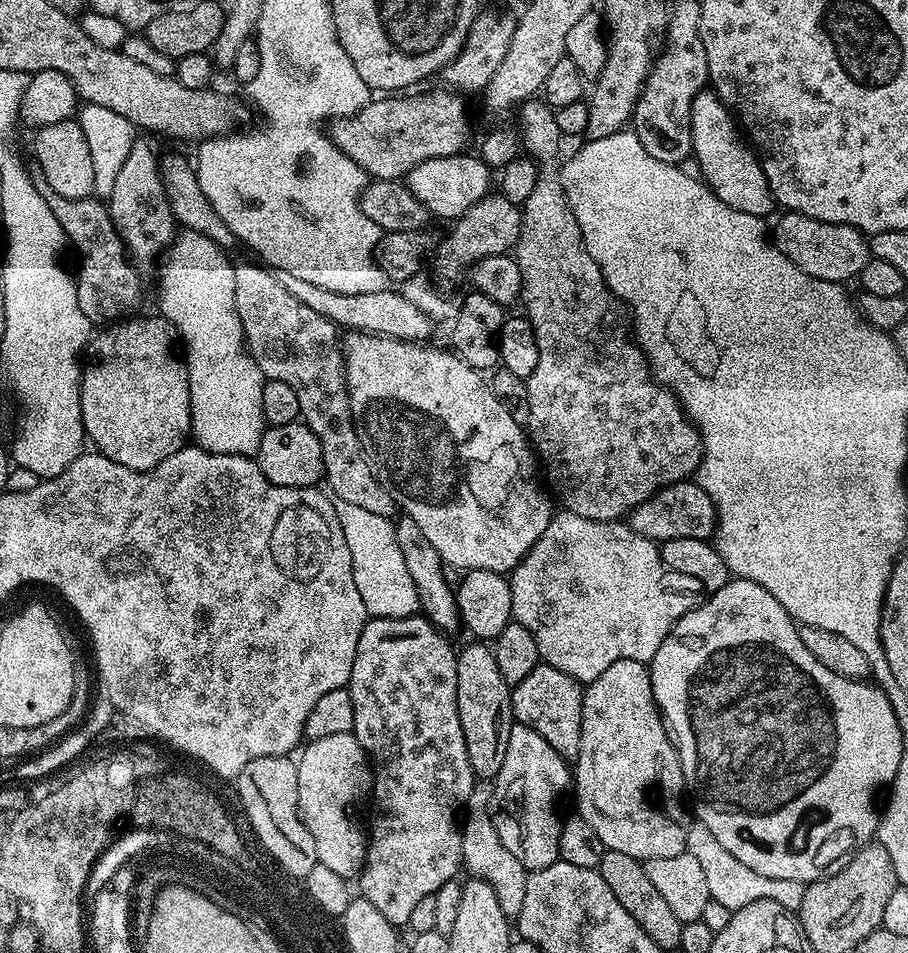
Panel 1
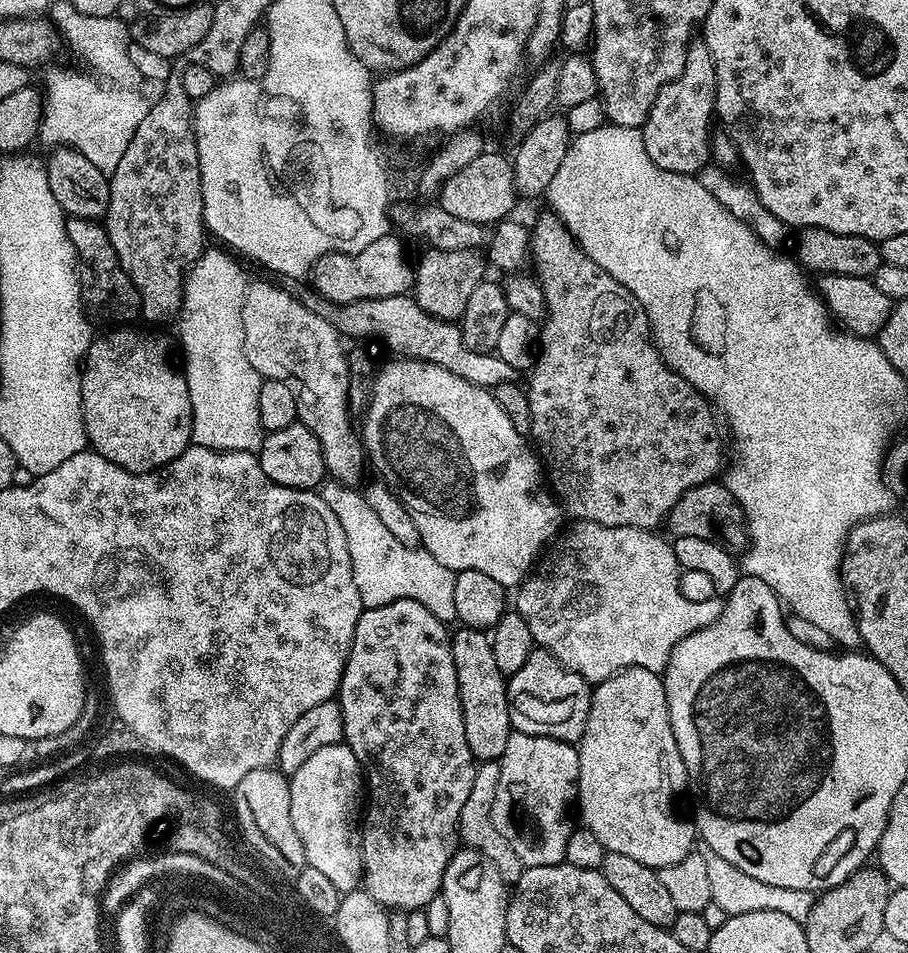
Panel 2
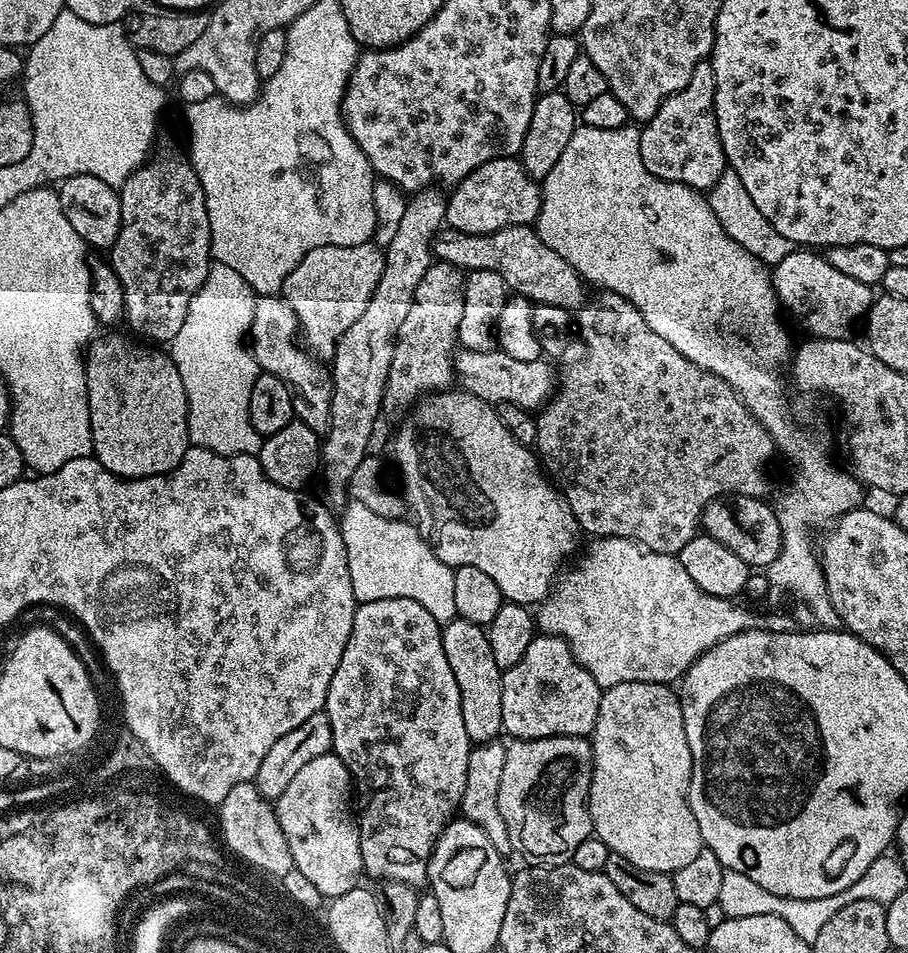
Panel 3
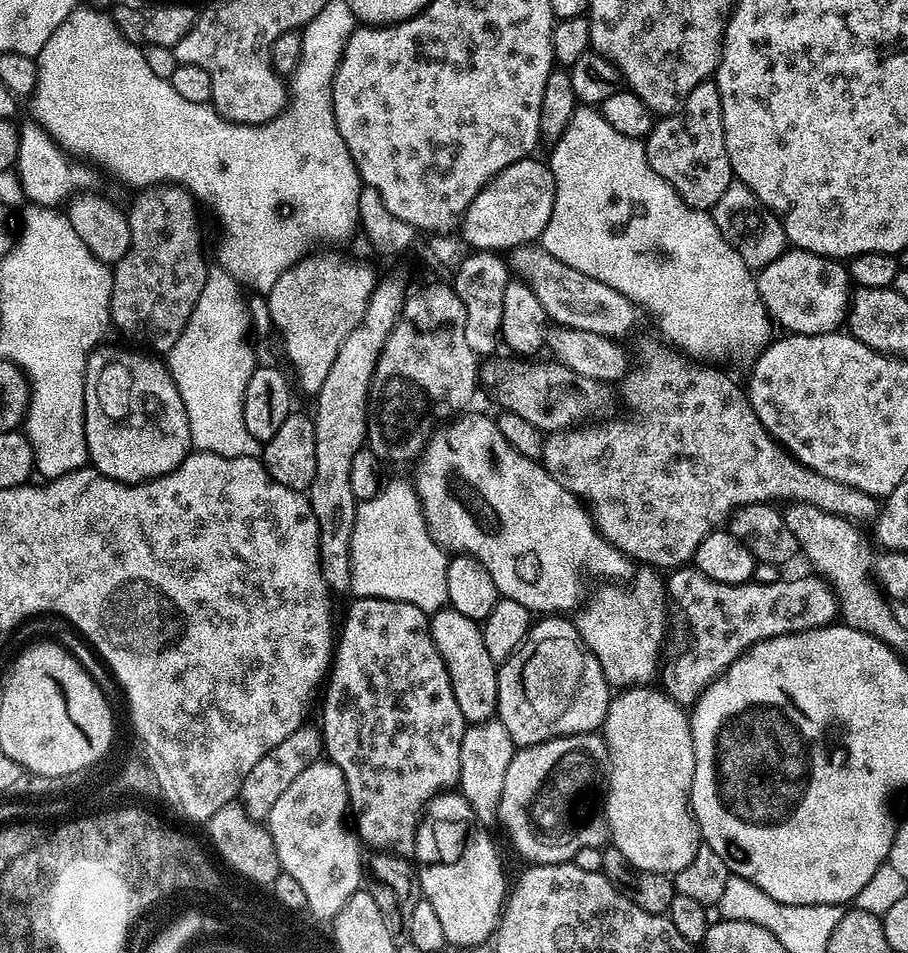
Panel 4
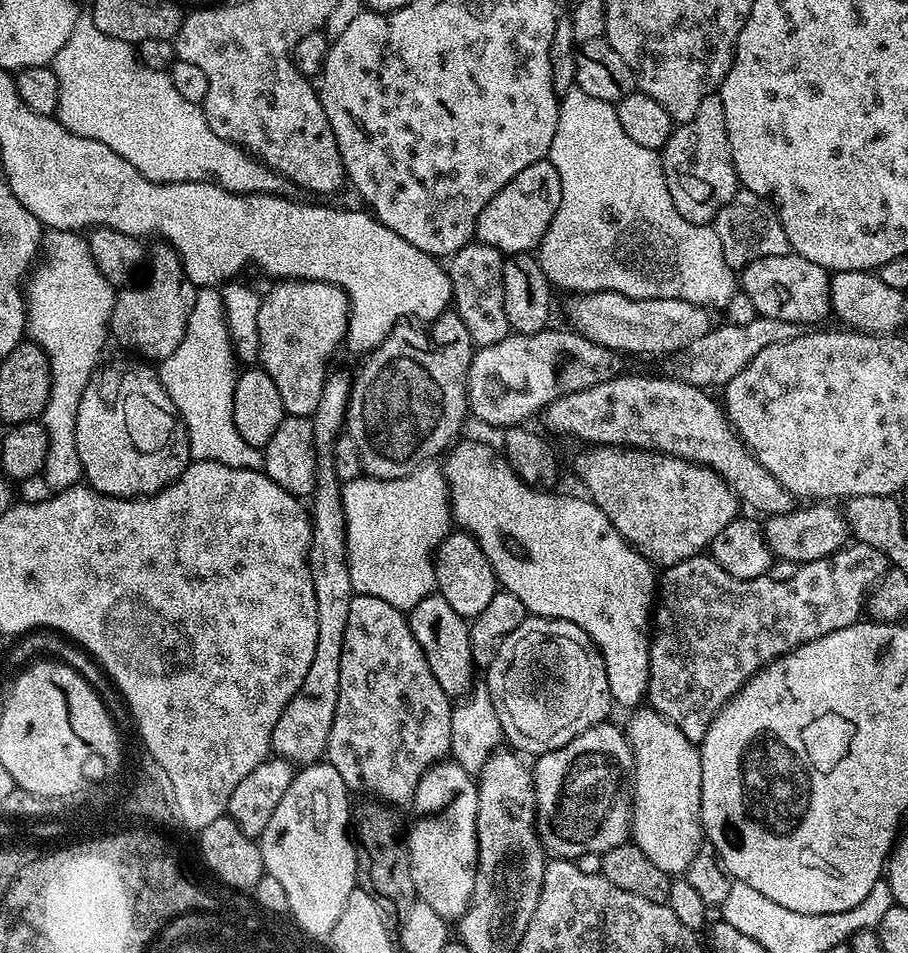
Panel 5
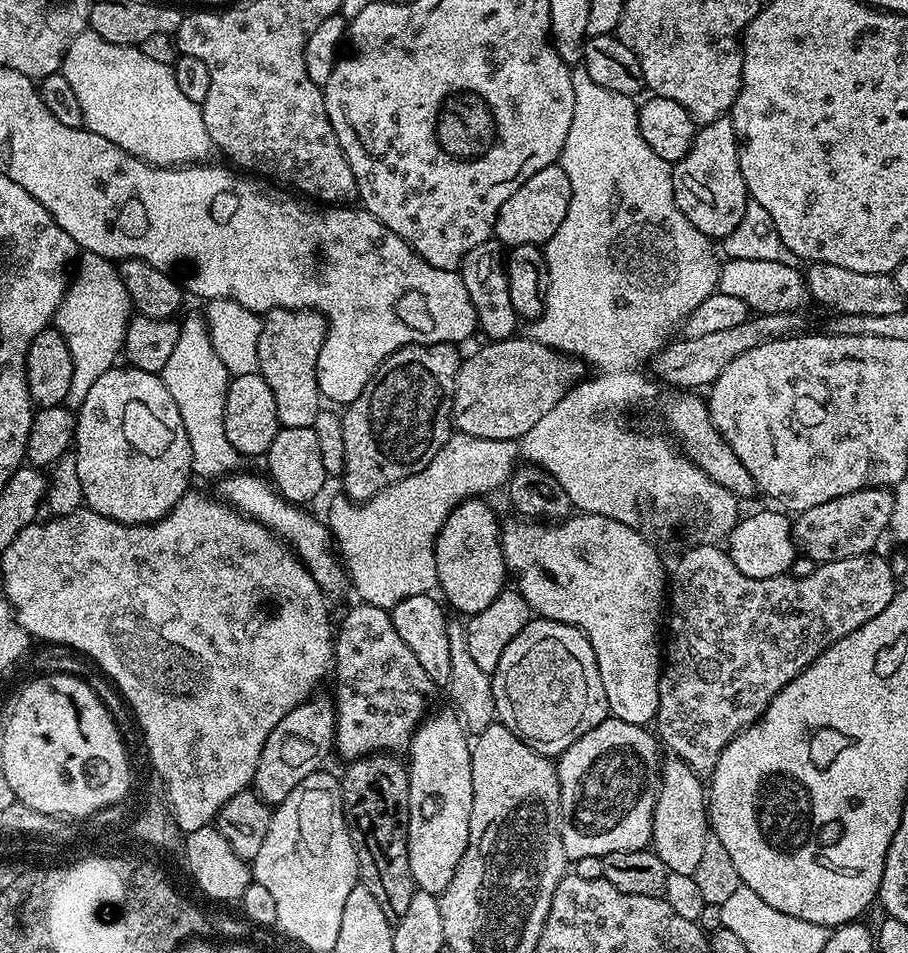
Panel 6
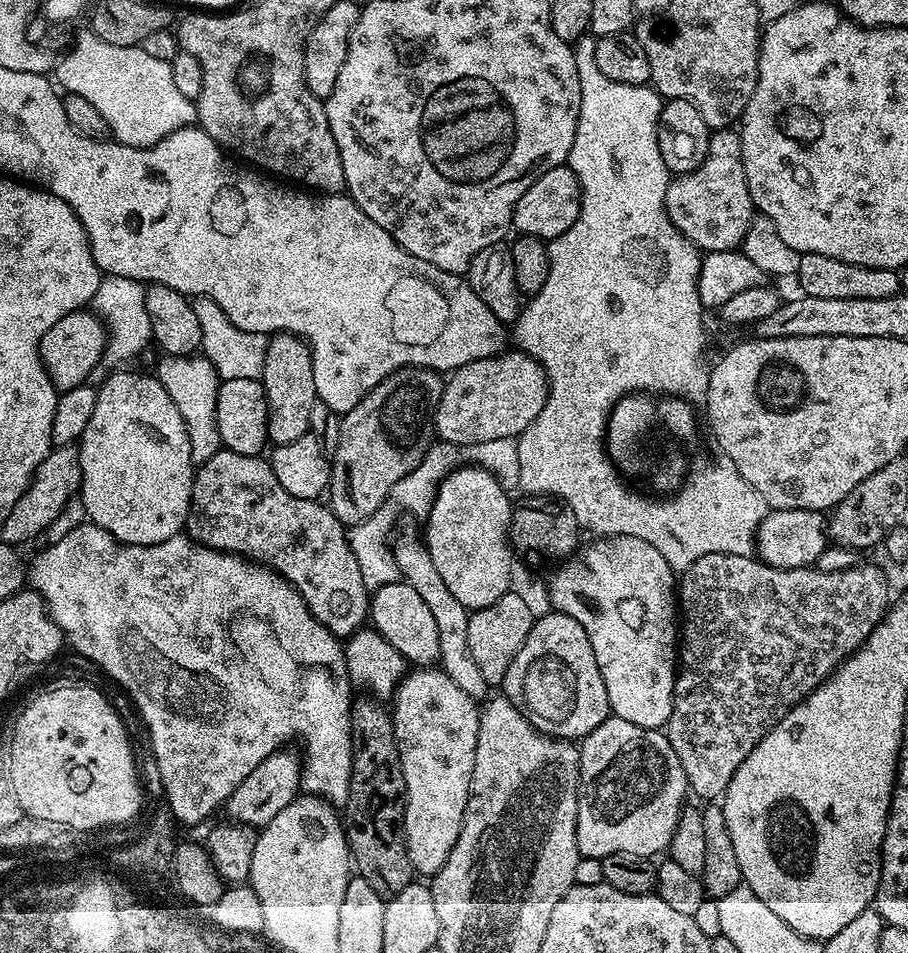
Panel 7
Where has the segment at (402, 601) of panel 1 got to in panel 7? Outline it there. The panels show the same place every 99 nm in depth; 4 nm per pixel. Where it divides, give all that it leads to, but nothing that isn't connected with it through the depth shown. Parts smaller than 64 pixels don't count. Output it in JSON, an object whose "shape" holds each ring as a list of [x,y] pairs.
{"shape":[[[494,438],[494,442],[465,444],[461,448],[455,444],[433,443],[422,458],[422,462],[418,466],[414,466],[414,470],[410,470],[410,474],[406,474],[406,478],[402,482],[398,482],[392,489],[390,502],[385,503],[384,507],[378,509],[373,516],[366,518],[366,522],[351,525],[348,541],[354,550],[354,558],[358,558],[358,570],[362,570],[362,582],[369,590],[393,584],[398,578],[396,563],[390,547],[390,537],[393,535],[392,523],[396,520],[396,508],[405,508],[408,512],[420,512],[420,514],[427,513],[441,482],[451,474],[453,468],[457,467],[459,460],[456,459],[459,456],[464,459],[461,461],[467,462],[469,465],[485,468],[506,490],[520,488],[518,446],[515,439]]]}

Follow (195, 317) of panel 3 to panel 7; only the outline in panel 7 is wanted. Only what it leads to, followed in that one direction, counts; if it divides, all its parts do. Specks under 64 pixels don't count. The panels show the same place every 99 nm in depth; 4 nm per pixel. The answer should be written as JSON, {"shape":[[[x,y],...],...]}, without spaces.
{"shape":[[[203,354],[164,356],[161,361],[158,379],[162,382],[162,386],[166,386],[166,394],[170,394],[174,406],[178,406],[178,414],[182,414],[182,422],[186,422],[192,463],[199,466],[206,462],[206,458],[214,458],[214,454],[218,450],[216,434],[218,375],[215,366]]]}

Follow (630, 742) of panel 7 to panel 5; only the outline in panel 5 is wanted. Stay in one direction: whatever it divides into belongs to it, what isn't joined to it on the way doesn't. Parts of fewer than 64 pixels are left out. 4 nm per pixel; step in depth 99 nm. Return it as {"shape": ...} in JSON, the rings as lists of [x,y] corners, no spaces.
{"shape":[[[612,722],[595,724],[566,746],[535,757],[530,771],[536,795],[536,834],[549,857],[575,861],[582,854],[606,853],[629,839],[633,807],[626,770],[631,767],[627,735]]]}

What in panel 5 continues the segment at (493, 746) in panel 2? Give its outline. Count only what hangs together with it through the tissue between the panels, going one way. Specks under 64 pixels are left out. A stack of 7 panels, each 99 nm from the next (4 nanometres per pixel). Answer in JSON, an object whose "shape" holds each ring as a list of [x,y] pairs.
{"shape":[[[438,594],[422,598],[418,606],[407,613],[408,625],[418,638],[418,646],[422,646],[422,654],[426,654],[426,662],[430,662],[430,674],[438,678],[438,686],[450,698],[463,698],[472,690],[474,683],[474,665],[470,654],[469,621],[458,610],[450,607],[450,602]]]}

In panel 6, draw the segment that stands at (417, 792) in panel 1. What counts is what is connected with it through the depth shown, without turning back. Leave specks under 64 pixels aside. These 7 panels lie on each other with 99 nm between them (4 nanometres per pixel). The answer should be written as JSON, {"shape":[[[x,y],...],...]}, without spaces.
{"shape":[[[363,602],[356,605],[344,616],[334,632],[334,676],[336,672],[336,735],[334,748],[351,762],[360,756],[373,754],[400,754],[412,742],[412,736],[425,716],[429,715],[428,703],[432,700],[434,685],[430,674],[422,670],[418,658],[414,658],[410,646],[402,642],[398,630],[394,630],[391,611],[387,608],[370,606]]]}

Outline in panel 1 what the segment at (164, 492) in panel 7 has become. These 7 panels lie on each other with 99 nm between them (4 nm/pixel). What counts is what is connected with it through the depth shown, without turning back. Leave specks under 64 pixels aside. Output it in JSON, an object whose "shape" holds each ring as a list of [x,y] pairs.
{"shape":[[[144,315],[121,320],[118,324],[97,331],[87,345],[80,377],[82,422],[91,447],[100,455],[118,462],[118,466],[139,472],[149,472],[166,462],[170,454],[186,447],[192,435],[188,366],[178,355],[176,328],[164,316]]]}

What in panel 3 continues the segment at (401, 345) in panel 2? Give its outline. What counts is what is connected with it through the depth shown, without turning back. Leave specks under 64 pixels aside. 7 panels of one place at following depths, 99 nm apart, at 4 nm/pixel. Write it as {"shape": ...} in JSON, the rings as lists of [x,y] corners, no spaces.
{"shape":[[[460,348],[454,357],[454,376],[463,391],[482,398],[487,404],[513,404],[529,410],[539,410],[552,398],[558,376],[552,373],[551,363],[541,358],[534,362],[521,362],[499,350],[466,350]]]}

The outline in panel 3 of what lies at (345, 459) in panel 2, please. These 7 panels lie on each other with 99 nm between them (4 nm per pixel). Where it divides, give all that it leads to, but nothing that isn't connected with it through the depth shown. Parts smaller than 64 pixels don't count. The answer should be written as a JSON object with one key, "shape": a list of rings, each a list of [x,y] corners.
{"shape":[[[283,295],[257,296],[256,305],[254,306],[254,318],[252,319],[252,325],[248,327],[247,334],[252,357],[256,360],[261,372],[269,372],[278,378],[282,378],[282,382],[286,382],[288,387],[291,388],[292,411],[295,419],[301,420],[306,426],[310,426],[310,430],[314,430],[317,434],[323,434],[328,431],[328,423],[330,422],[332,373],[308,351],[307,347],[302,346],[301,341],[298,339],[300,331],[300,322],[294,314],[294,310],[290,310],[290,306],[285,302]]]}

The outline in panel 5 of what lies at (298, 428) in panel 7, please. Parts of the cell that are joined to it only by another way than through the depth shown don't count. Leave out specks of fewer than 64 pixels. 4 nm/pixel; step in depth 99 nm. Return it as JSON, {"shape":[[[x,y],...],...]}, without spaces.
{"shape":[[[282,280],[273,283],[273,285],[273,288],[268,293],[263,293],[261,306],[258,309],[258,350],[260,351],[258,364],[266,374],[270,374],[270,379],[273,380],[274,386],[278,389],[278,395],[282,397],[282,406],[285,413],[289,416],[306,416],[310,418],[314,414],[314,410],[318,410],[318,401],[322,399],[322,386],[330,375],[328,363],[331,362],[332,355],[336,352],[336,347],[339,344],[341,347],[348,335],[348,317],[350,315],[348,295],[338,286],[327,284],[326,282],[318,282],[317,280]]]}

